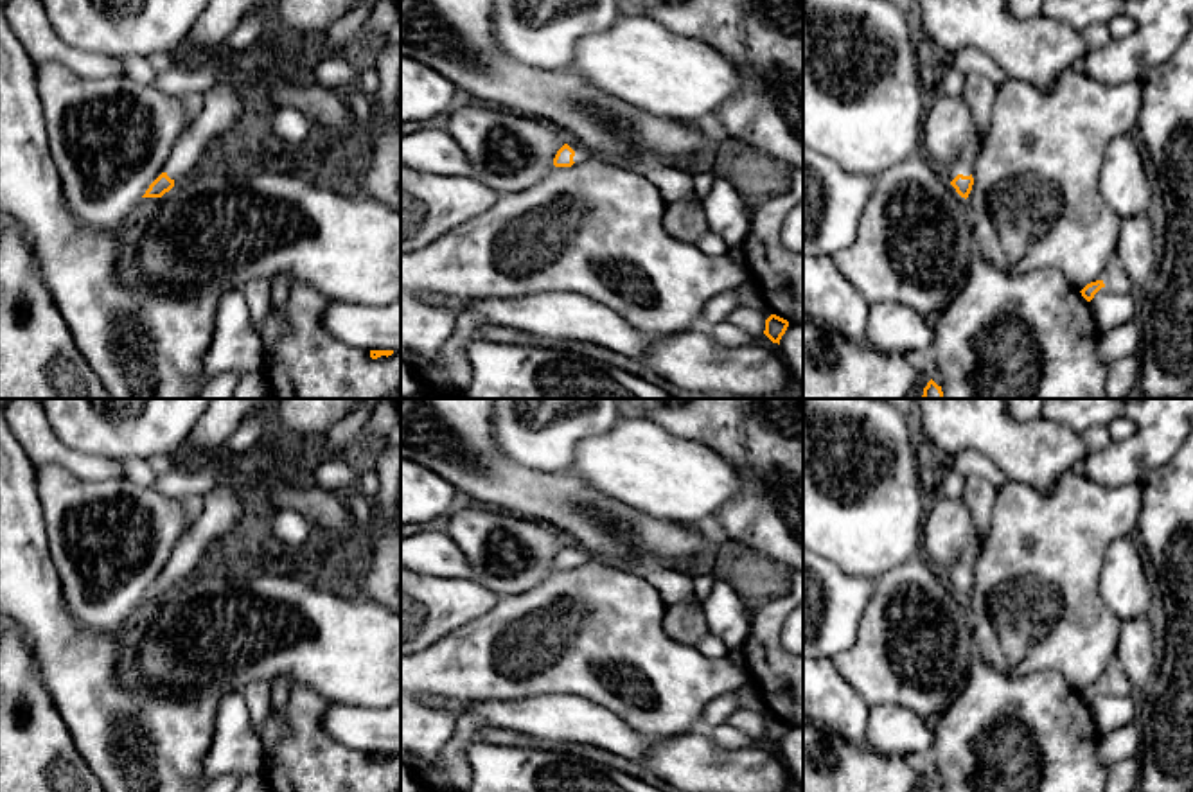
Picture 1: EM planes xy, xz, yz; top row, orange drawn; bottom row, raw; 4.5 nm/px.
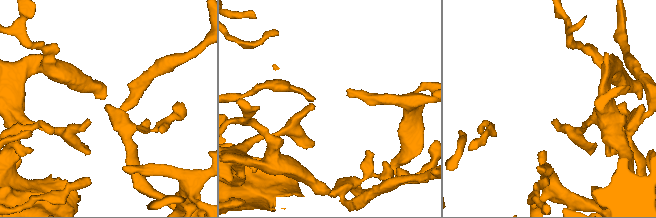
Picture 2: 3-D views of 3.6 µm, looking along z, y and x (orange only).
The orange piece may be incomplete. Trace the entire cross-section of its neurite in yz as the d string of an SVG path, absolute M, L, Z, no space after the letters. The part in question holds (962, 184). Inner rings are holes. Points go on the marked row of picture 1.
M954 160L945 176L956 192L967 199L974 185L972 163L967 160Z

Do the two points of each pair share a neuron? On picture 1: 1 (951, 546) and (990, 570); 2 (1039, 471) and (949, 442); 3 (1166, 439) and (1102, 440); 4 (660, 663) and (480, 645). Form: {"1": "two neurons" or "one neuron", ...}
{"1": "two neurons", "2": "one neuron", "3": "two neurons", "4": "one neuron"}

